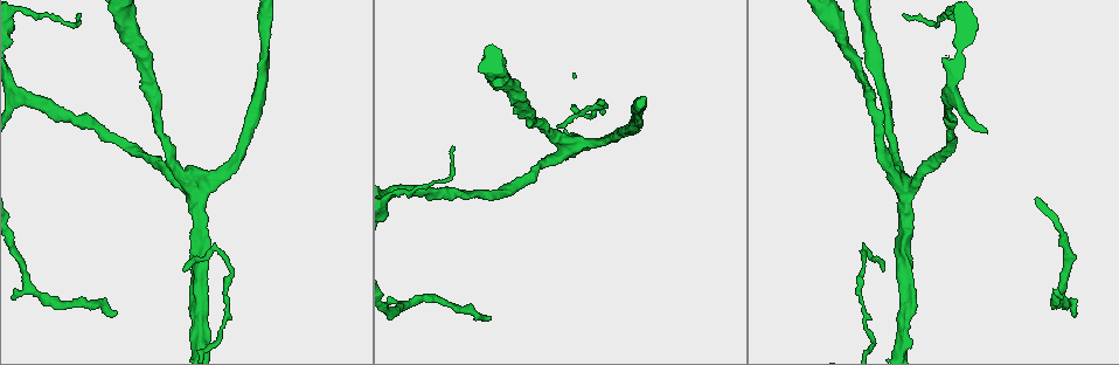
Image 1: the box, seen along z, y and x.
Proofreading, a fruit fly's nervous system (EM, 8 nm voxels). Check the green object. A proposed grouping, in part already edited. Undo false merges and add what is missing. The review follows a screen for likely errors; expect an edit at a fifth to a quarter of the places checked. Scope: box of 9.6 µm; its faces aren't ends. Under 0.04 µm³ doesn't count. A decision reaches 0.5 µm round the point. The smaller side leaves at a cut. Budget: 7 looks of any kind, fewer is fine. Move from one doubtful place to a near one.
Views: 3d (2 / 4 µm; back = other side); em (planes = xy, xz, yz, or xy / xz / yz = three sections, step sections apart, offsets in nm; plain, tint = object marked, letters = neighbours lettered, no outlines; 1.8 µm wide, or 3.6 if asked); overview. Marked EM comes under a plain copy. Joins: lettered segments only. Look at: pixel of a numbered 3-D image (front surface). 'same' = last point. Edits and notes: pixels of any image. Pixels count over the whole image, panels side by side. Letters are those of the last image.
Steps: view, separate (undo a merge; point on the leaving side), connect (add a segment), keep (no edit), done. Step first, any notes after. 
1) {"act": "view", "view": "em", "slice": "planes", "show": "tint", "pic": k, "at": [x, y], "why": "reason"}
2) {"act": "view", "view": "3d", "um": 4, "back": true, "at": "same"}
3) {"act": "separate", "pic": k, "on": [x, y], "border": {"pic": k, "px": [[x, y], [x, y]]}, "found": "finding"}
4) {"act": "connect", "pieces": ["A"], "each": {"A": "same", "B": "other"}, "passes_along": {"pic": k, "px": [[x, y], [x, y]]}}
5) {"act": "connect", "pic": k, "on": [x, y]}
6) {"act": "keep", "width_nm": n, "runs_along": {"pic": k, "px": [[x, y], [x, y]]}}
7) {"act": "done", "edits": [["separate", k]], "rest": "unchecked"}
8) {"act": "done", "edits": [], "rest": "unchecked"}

{"act": "view", "view": "em", "um": 3.6, "slice": "planes", "show": "tint", "pic": 1, "at": [902, 187]}

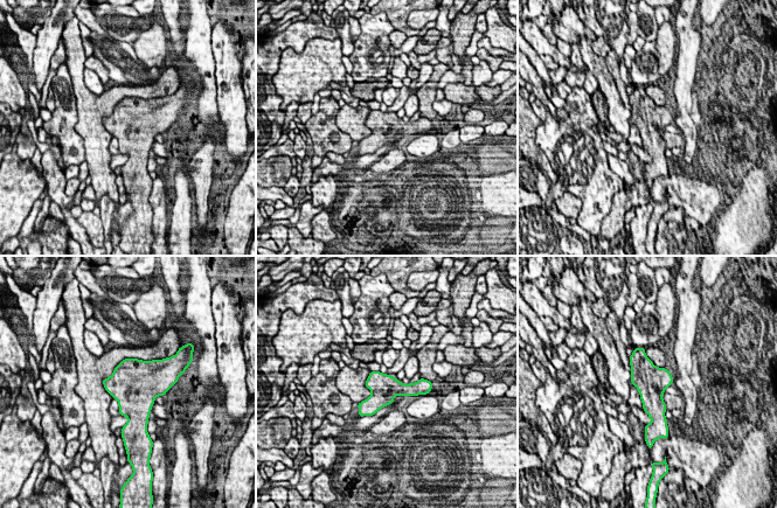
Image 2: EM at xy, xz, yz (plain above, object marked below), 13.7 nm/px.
{"act": "view", "view": "em", "um": 3.6, "slice": "planes", "show": "letters", "at": "same", "why": "see the neighbours"}

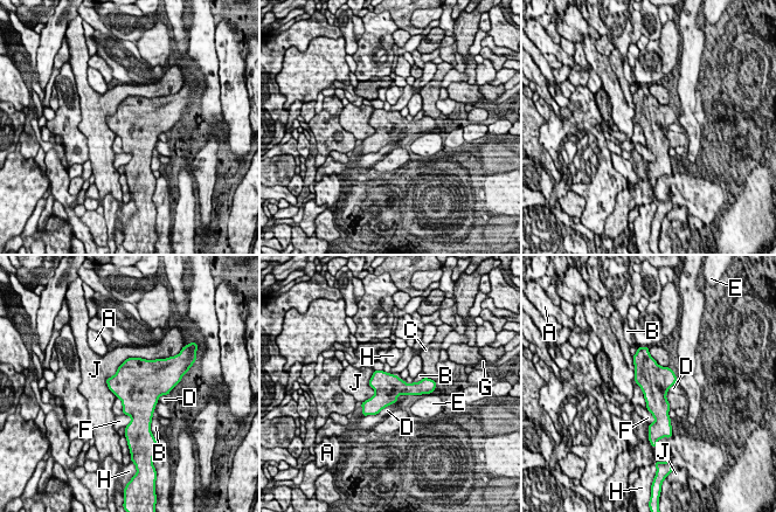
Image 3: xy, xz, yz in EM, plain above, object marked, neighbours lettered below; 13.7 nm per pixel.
{"act": "keep", "width_nm": 380, "each": {"A": "other", "B": "other", "C": "other", "D": "other", "E": "other", "F": "other", "G": "other", "H": "other", "J": "other"}, "border": {"pic": 3, "px": [[667, 392], [666, 400], [670, 408]]}, "found": "continuous, no second cell"}

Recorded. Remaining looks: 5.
{"act": "view", "view": "3d", "um": 4, "pic": 1, "at": [117, 313], "why": "an open end"}

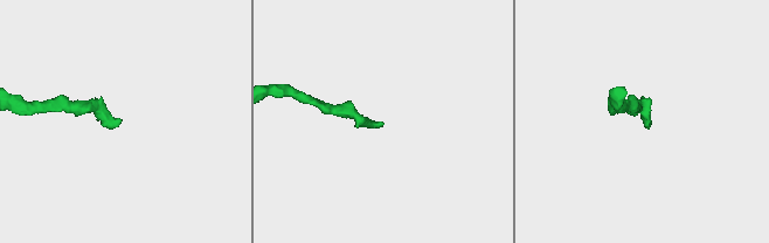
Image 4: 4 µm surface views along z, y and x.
{"act": "view", "view": "em", "slice": "planes", "show": "letters", "pic": 4, "at": [120, 121]}

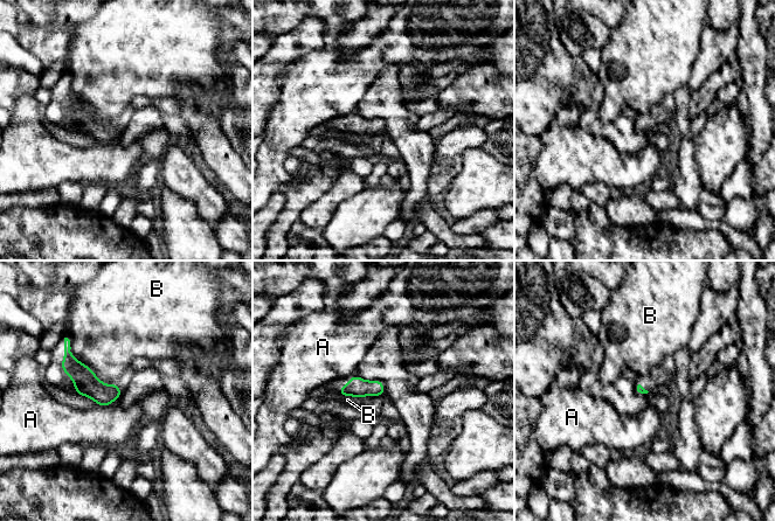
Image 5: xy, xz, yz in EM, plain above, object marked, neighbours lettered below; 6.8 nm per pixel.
{"act": "keep", "each": {"A": "other", "B": "other"}, "border": {"pic": 5, "px": [[69, 344], [101, 381], [113, 382]]}, "found": "none of them fits"}

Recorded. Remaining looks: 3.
{"act": "view", "view": "3d", "um": 2, "pic": 1, "at": [905, 16], "why": "long arm stops here"}

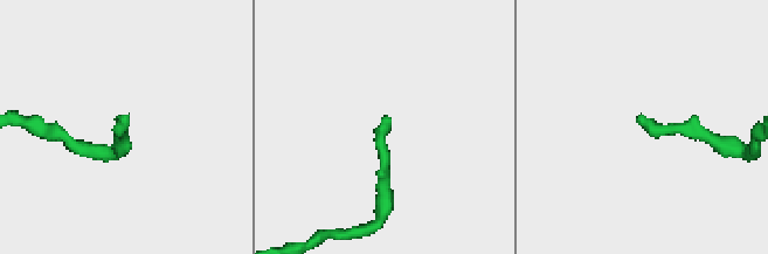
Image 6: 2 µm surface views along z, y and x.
{"act": "view", "view": "em", "slice": "xz", "step": 8, "show": "letters", "pic": 6, "at": [387, 118], "why": "need the tissue"}

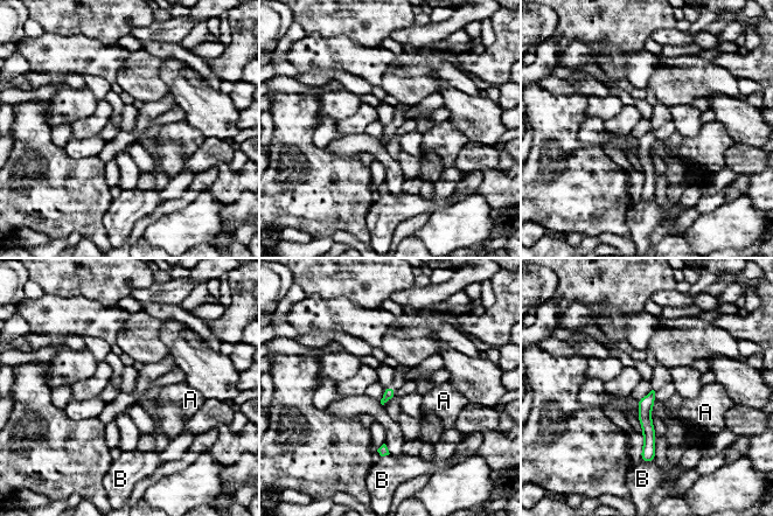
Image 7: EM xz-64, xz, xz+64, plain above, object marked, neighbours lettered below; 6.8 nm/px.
{"act": "keep", "each": {"A": "other", "B": "other"}, "runs_along": {"pic": 7, "px": [[652, 395], [643, 458]]}, "found": "none of them fits"}

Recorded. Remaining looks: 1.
{"act": "done", "edits": [], "rest": "unchecked"}

